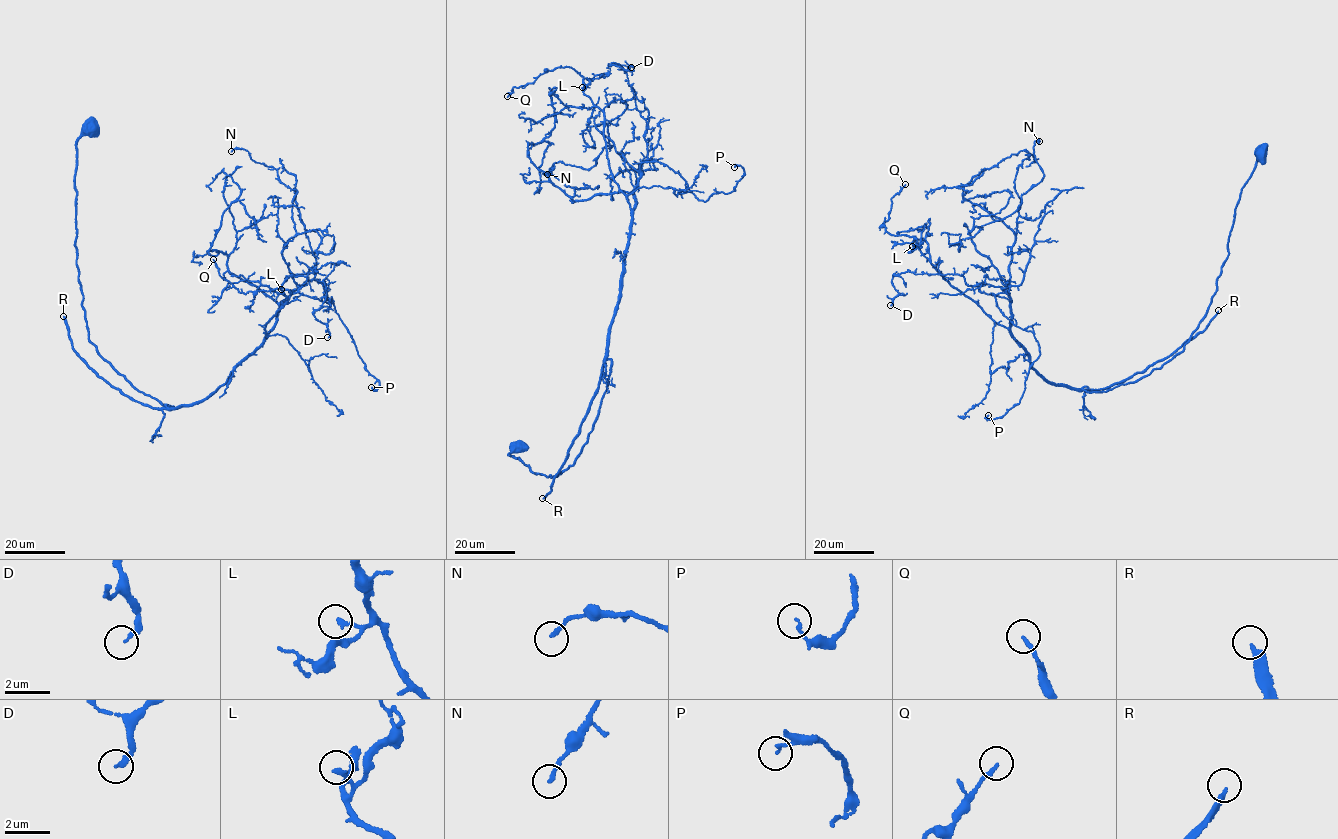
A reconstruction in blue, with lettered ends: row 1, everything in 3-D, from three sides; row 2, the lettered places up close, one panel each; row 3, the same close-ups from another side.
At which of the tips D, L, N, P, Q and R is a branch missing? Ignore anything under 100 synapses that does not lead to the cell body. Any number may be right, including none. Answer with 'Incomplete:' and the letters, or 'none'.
Incomplete: R

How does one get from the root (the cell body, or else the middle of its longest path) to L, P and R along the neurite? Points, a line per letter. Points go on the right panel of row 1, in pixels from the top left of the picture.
L: (1262, 153), (1236, 207), (1228, 257), (1205, 316), (1160, 368), (1105, 391), (1048, 381), (1011, 332), (912, 246)
P: (1262, 153), (1181, 352), (1105, 391), (1055, 385), (998, 293), (1040, 353), (1019, 403), (988, 415)
R: (1262, 153), (1236, 207), (1217, 291), (1182, 351), (1135, 381), (1084, 389), (1146, 371), (1202, 332), (1218, 310)

